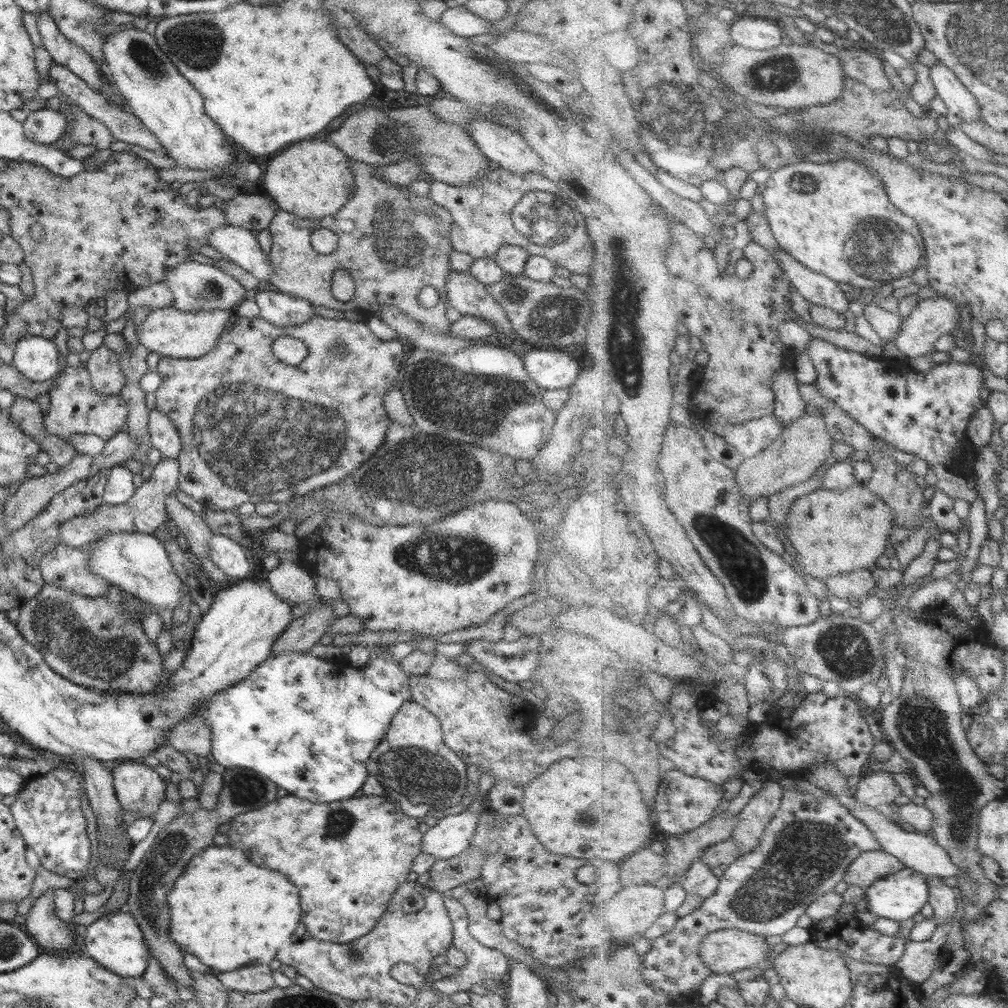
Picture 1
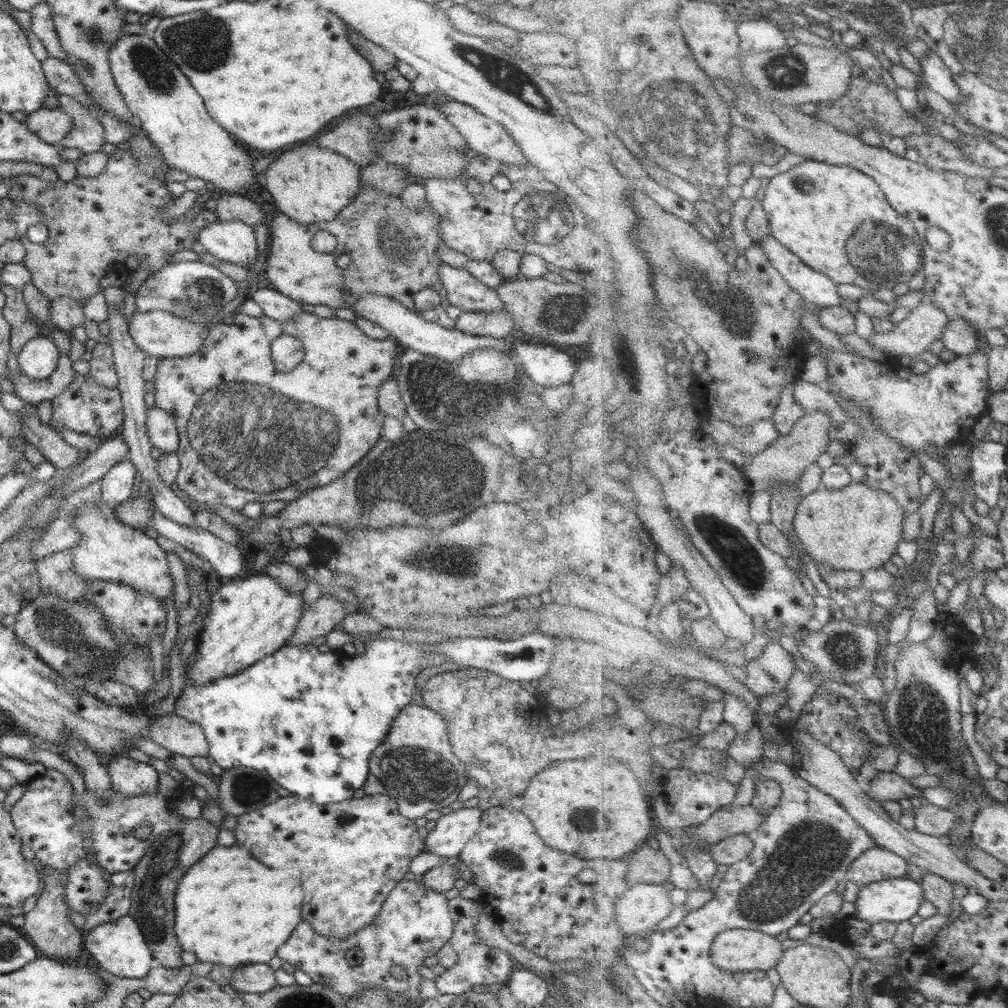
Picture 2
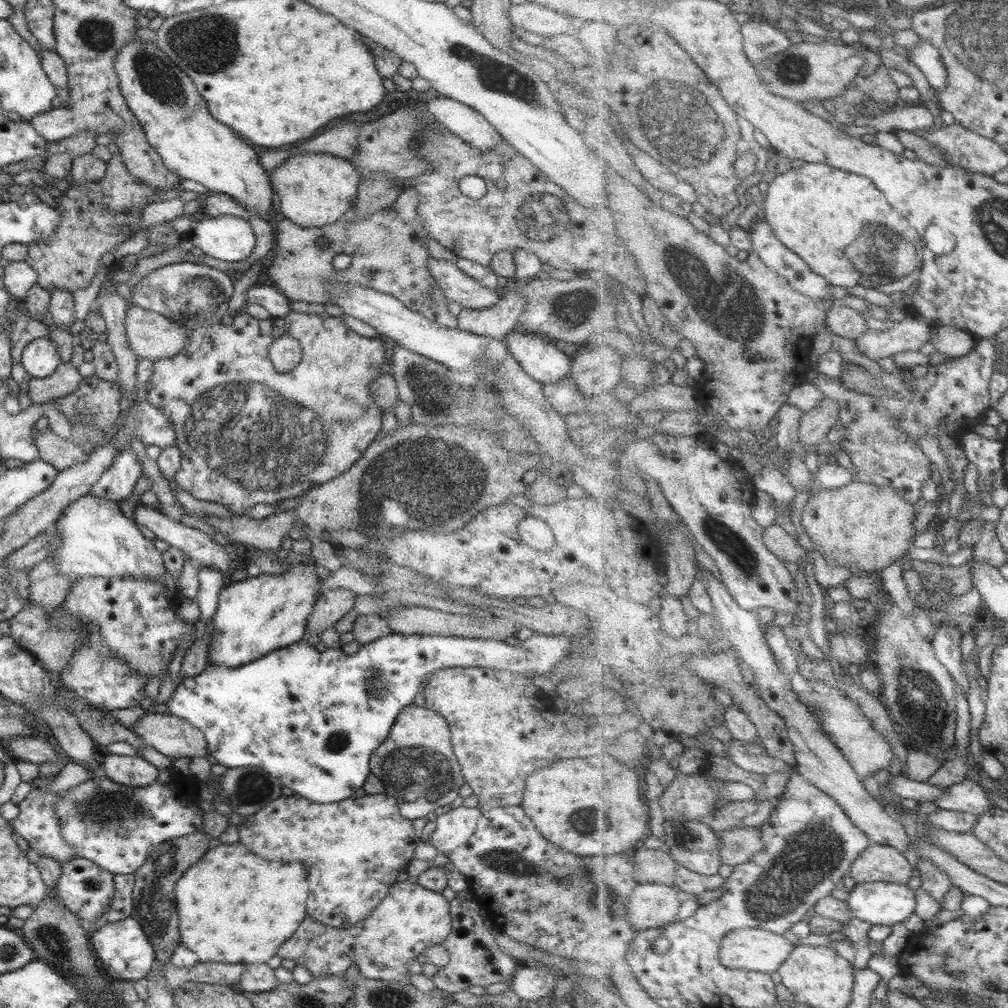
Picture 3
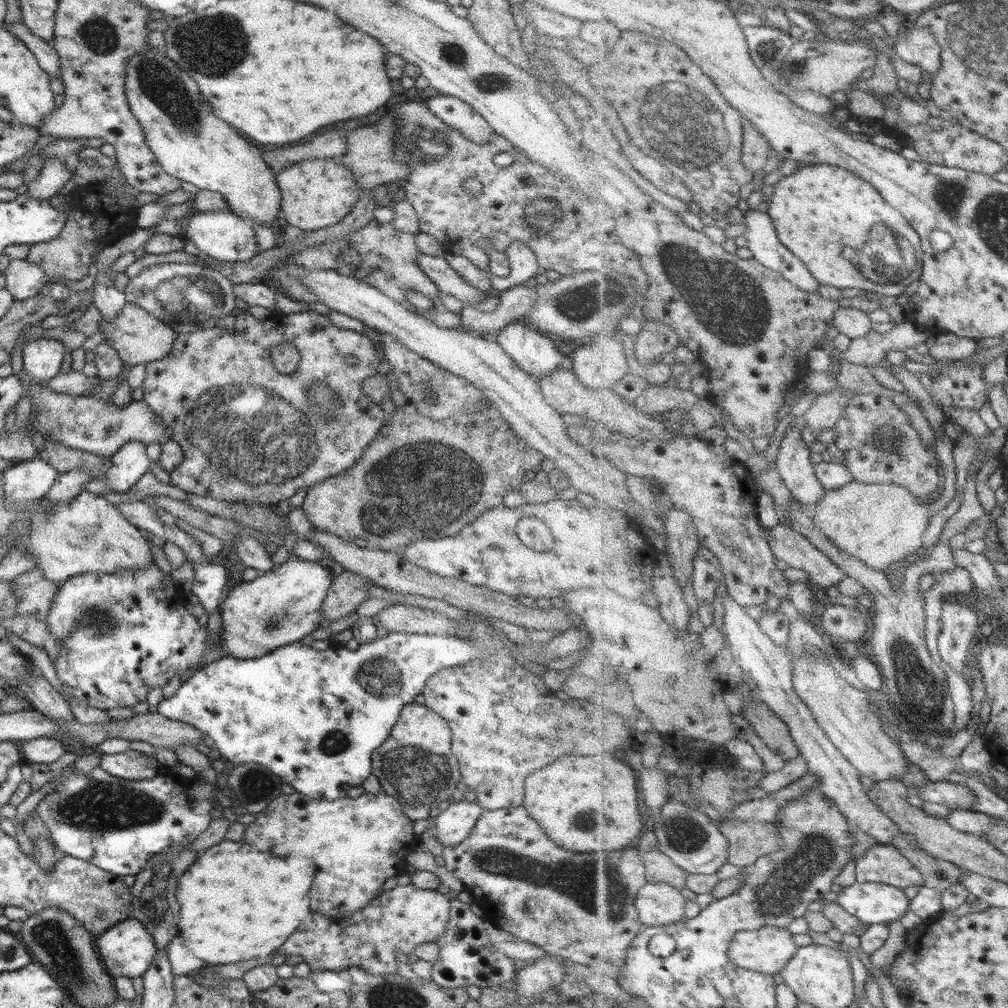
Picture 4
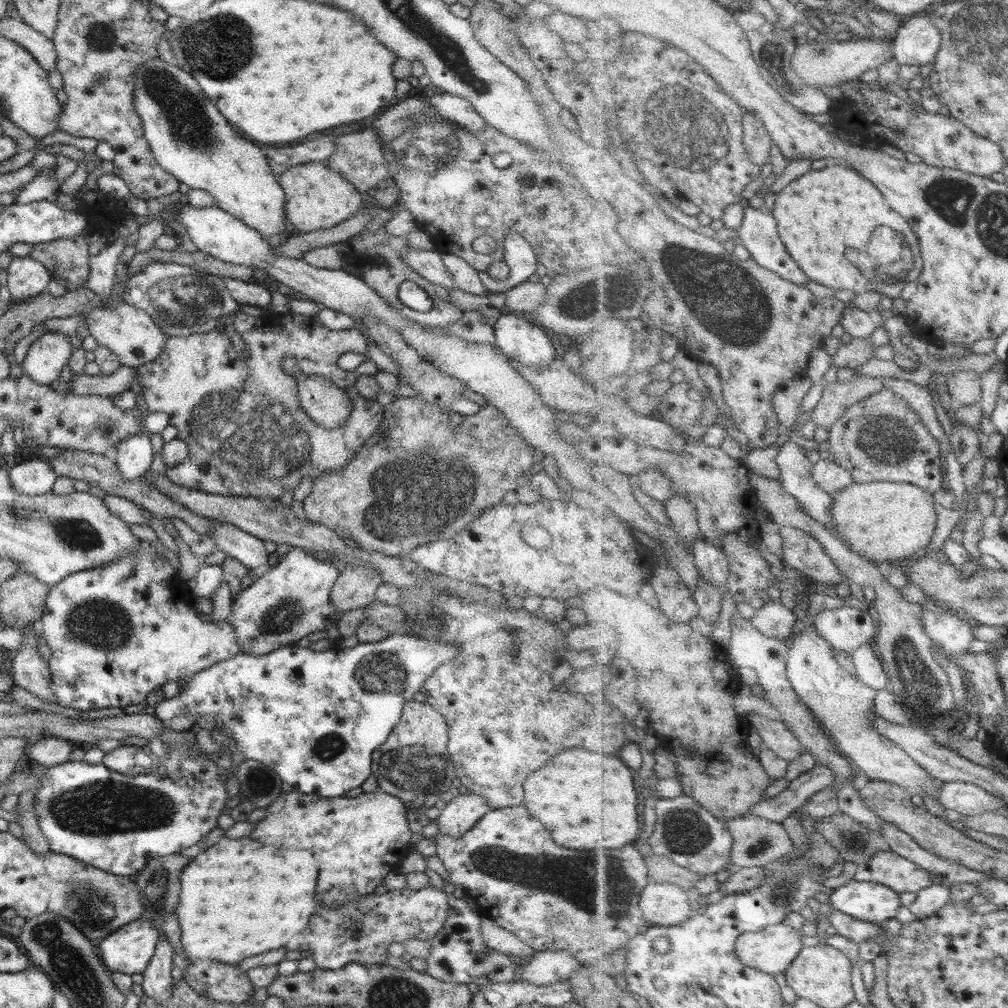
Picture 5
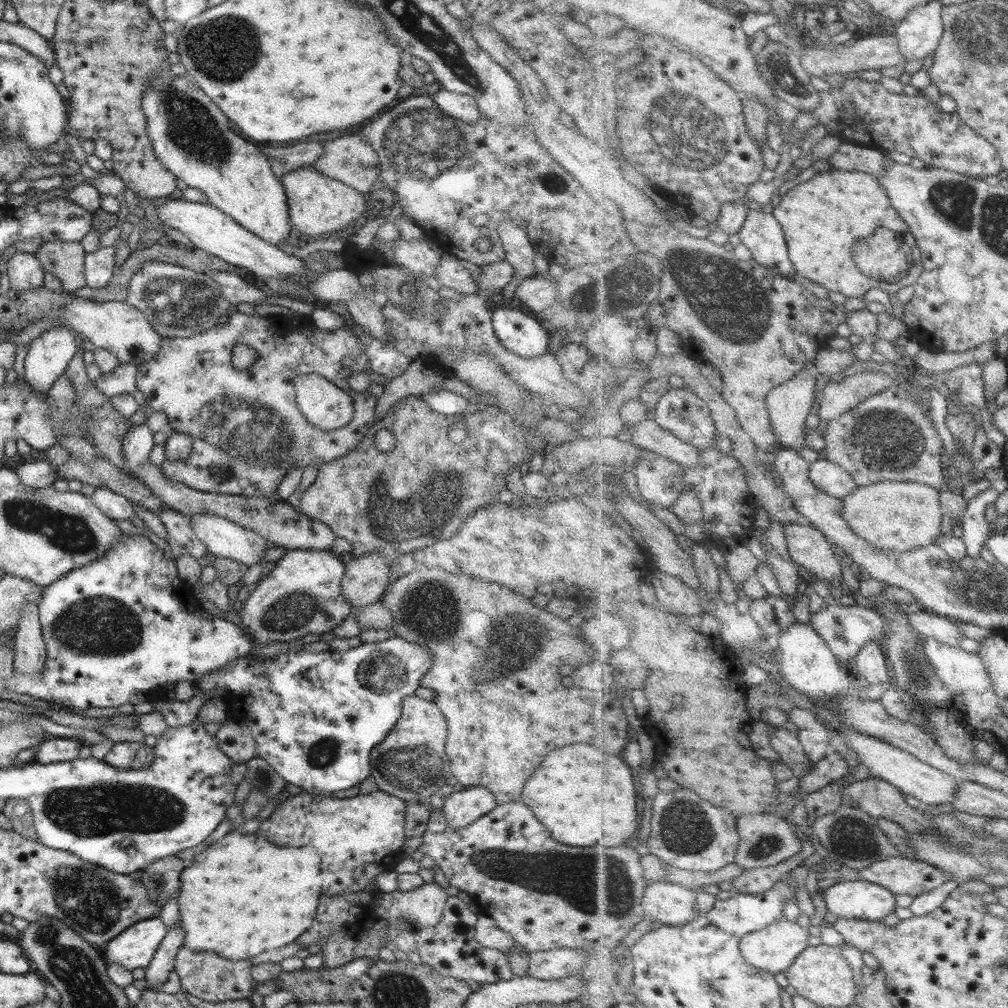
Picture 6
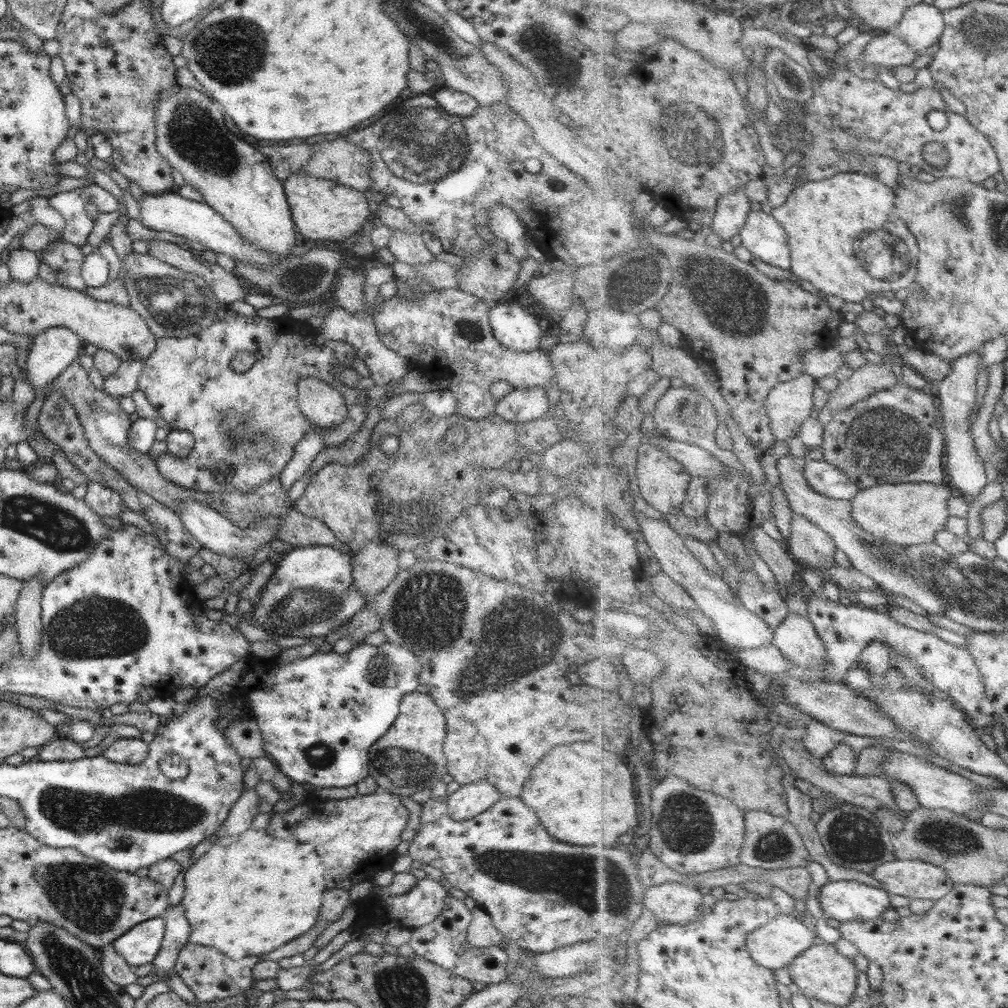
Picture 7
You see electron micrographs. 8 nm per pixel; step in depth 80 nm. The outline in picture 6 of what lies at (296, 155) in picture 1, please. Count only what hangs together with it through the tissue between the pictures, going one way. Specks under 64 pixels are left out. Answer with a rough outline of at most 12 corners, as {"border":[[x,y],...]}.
{"border":[[309,166],[282,176],[292,227],[357,227],[367,195]]}

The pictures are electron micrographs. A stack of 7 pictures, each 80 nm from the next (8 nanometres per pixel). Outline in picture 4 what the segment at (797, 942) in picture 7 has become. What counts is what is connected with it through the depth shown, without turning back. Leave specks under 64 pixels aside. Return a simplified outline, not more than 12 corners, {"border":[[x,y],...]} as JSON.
{"border":[[789,929],[740,931],[731,959],[782,973],[799,953]]}

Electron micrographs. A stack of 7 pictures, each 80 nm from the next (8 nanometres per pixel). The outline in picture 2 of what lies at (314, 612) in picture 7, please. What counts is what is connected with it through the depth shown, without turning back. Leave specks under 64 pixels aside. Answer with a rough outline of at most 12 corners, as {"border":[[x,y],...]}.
{"border":[[266,574],[211,595],[185,684],[238,674],[281,650],[302,591]]}

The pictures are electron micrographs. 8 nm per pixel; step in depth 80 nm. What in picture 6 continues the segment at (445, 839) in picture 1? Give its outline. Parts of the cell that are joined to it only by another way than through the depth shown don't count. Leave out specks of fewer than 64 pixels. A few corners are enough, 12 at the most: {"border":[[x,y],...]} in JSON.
{"border":[[489,788],[449,794],[442,805],[457,829],[494,810]]}

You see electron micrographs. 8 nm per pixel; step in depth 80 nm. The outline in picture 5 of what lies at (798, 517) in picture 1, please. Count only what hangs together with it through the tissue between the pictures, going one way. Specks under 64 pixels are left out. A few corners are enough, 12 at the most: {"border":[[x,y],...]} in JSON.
{"border":[[854,483],[832,507],[840,538],[882,567],[930,546],[931,492]]}

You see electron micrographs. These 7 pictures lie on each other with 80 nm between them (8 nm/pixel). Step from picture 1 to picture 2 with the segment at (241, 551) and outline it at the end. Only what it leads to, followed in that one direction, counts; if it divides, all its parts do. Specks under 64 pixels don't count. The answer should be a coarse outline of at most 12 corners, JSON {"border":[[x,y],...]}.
{"border":[[156,510],[160,536],[202,556],[221,581],[244,568],[236,544],[196,525],[182,526]]}

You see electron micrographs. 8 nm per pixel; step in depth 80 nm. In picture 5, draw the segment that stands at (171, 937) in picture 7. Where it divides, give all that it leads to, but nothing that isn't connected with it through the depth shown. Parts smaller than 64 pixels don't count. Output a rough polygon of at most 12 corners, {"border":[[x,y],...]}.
{"border":[[158,941],[144,969],[144,993],[163,1003],[173,992],[172,943]]}

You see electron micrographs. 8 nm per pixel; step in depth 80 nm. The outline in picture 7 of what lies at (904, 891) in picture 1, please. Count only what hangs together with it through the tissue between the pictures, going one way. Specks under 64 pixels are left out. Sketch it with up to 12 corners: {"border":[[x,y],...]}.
{"border":[[829,881],[818,898],[841,924],[882,919],[893,894],[862,882]]}

